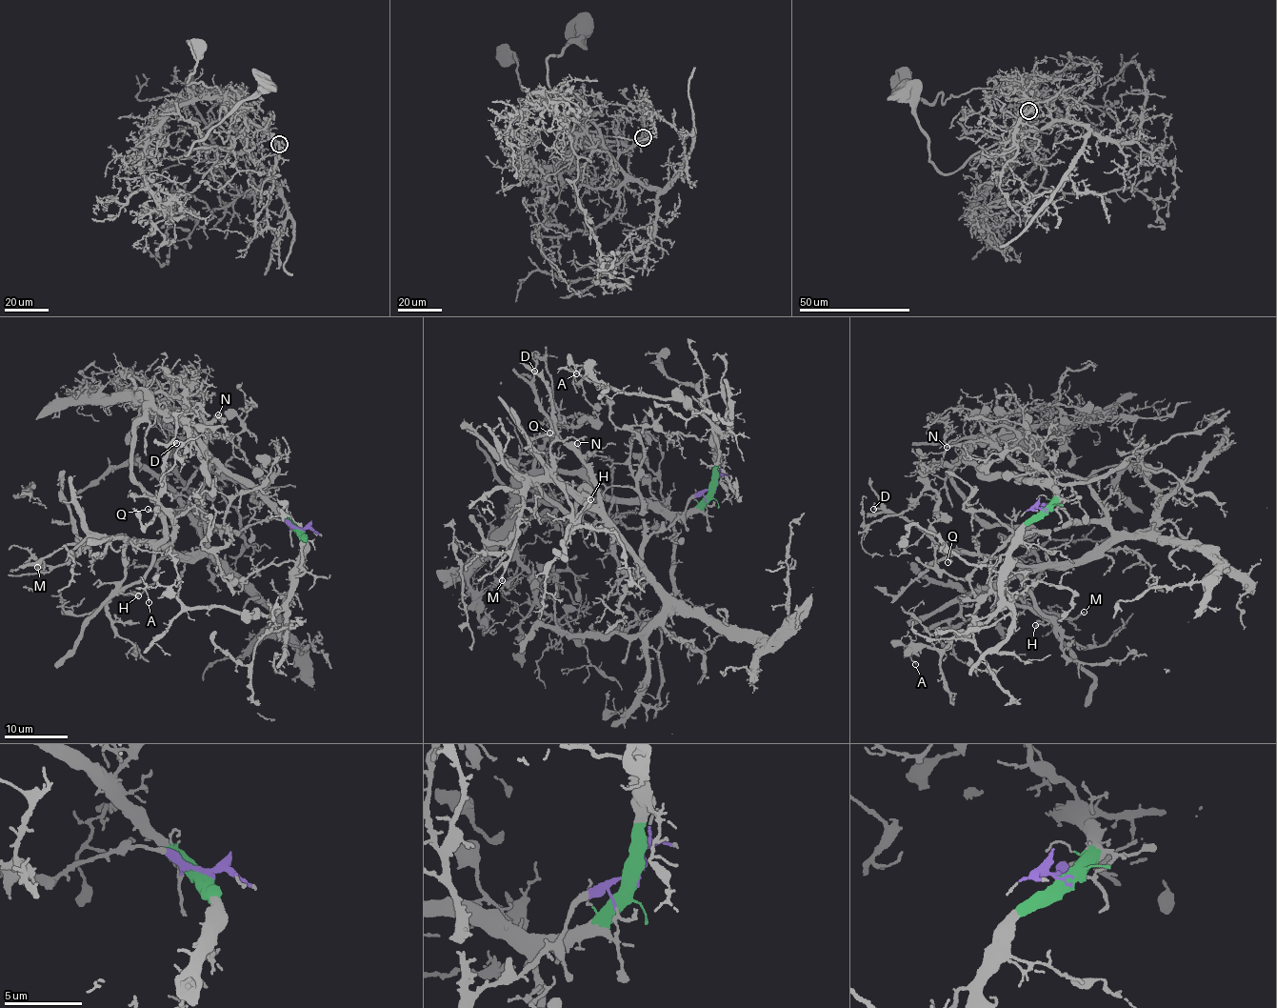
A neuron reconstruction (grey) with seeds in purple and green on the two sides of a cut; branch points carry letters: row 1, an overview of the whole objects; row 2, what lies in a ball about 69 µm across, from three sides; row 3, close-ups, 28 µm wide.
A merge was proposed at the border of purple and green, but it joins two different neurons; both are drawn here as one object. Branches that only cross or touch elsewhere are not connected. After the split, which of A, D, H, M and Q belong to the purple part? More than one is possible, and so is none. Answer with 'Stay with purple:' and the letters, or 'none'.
Stay with purple: D, H, M, Q

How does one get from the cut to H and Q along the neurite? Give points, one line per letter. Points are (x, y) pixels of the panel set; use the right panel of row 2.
H: (1044, 510), (1056, 504), (1070, 524), (1111, 533), (1077, 560), (1016, 574), (995, 589), (1047, 621), (1035, 625)
Q: (1044, 510), (1056, 504), (1070, 524), (1104, 524), (1109, 538), (1091, 554), (1049, 564), (965, 554), (947, 561)

